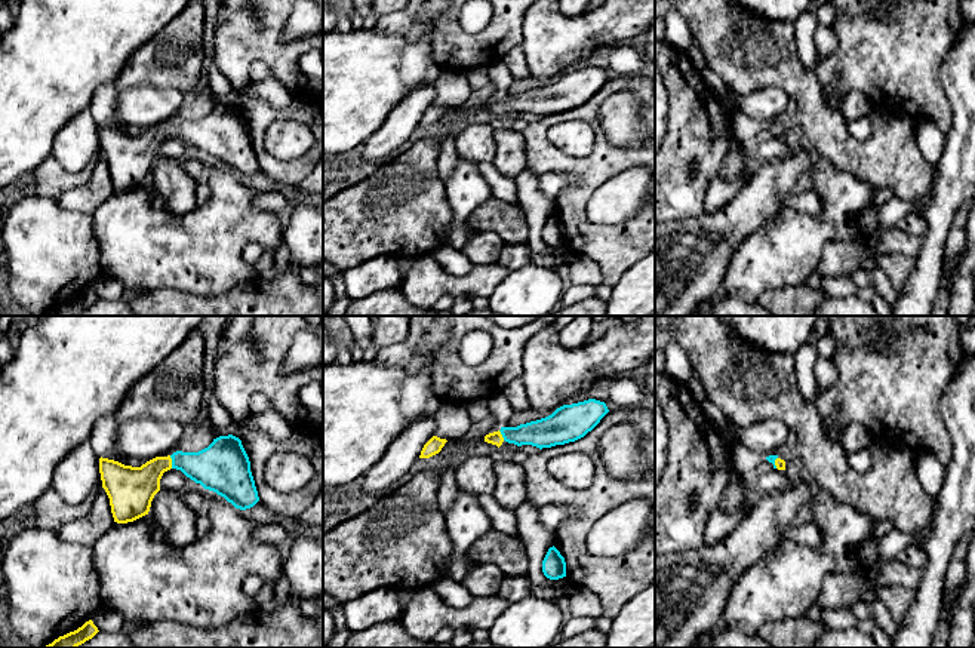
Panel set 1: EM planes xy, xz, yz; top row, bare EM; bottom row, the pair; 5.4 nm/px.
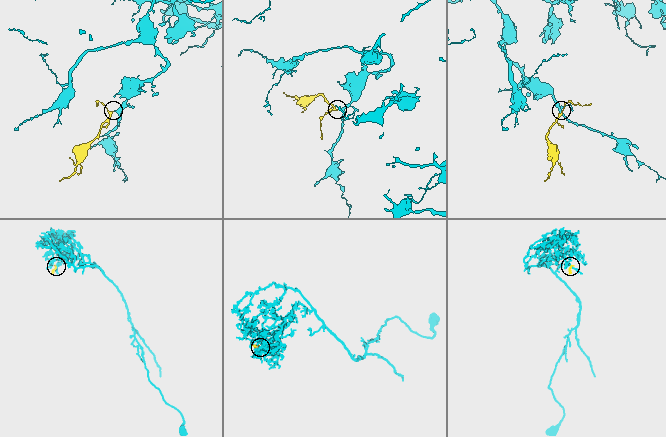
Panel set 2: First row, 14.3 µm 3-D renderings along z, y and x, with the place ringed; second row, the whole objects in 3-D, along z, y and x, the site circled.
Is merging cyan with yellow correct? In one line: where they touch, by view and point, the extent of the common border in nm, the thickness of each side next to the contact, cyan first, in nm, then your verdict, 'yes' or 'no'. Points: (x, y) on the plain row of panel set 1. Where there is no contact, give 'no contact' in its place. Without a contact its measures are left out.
xy (172, 129) | 70 nm | 260/220 nm | yes

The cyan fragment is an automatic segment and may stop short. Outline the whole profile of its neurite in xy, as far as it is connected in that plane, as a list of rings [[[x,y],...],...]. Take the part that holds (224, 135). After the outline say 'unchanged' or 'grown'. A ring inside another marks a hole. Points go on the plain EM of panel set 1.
[[[233,102],[219,104],[199,120],[176,119],[156,125],[141,135],[99,126],[99,141],[114,190],[127,191],[148,182],[160,159],[164,139],[176,136],[204,157],[224,165],[236,176],[246,178],[258,169],[249,125],[242,108]]] | grown

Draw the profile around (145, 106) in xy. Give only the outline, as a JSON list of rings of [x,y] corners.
[[[129,87],[117,96],[117,120],[127,128],[172,123],[184,105],[185,93],[173,87]]]

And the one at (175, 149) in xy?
[[[176,136],[164,139],[160,147],[160,159],[182,162],[188,154],[188,145]]]

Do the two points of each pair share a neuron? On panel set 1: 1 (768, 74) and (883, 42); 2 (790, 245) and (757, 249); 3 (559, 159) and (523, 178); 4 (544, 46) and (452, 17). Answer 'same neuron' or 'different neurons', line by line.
1: different neurons
2: same neuron
3: different neurons
4: different neurons

